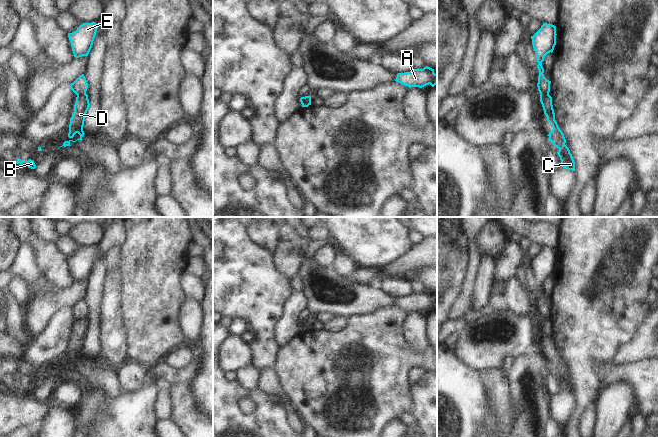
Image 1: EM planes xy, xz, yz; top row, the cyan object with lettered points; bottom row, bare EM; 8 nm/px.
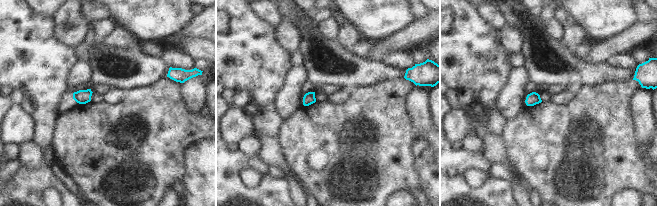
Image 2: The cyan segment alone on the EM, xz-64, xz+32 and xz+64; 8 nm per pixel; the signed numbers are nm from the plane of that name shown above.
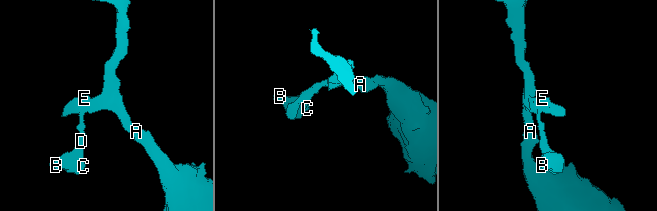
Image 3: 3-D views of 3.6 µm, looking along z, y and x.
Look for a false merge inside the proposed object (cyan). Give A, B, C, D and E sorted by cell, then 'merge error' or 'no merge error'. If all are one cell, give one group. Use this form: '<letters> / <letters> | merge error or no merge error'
A E / B C D | merge error

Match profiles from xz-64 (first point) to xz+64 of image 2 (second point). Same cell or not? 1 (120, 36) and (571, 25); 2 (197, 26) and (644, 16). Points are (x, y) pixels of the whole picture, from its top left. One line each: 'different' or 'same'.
1: same
2: different

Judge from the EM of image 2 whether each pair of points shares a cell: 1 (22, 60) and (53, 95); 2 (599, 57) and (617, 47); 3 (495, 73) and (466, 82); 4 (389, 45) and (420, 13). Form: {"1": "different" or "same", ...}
{"1": "same", "2": "same", "3": "same", "4": "different"}

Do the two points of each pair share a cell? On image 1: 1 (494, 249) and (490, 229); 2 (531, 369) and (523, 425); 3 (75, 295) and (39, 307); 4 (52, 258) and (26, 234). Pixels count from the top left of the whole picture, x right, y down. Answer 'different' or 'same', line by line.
1: same
2: same
3: same
4: same

